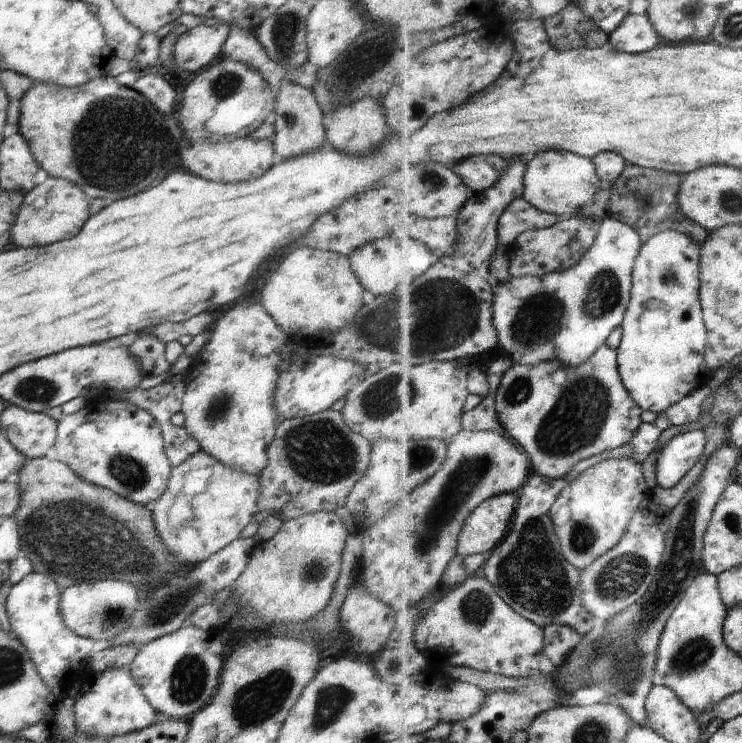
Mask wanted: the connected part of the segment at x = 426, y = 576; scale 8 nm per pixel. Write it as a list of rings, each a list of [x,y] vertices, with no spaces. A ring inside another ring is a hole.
[[[464,430],[450,444],[450,460],[445,462],[440,472],[437,472],[426,484],[418,487],[413,494],[413,500],[404,497],[395,504],[394,509],[386,511],[382,520],[370,525],[364,532],[363,551],[360,562],[364,564],[362,570],[363,586],[379,601],[393,608],[395,612],[404,609],[414,609],[432,592],[438,584],[442,584],[446,570],[450,563],[457,558],[461,536],[465,530],[470,515],[488,499],[506,493],[521,493],[527,484],[530,470],[530,455],[512,437],[504,436],[499,432]]]

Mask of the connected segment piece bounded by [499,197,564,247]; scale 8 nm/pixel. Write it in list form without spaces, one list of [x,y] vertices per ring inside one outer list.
[[[518,197],[502,215],[499,235],[502,246],[511,246],[525,232],[553,227],[564,218],[556,213],[548,213],[535,207],[526,197]]]

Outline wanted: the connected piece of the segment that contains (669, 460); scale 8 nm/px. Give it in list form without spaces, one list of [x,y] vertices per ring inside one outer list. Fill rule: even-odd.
[[[702,429],[673,438],[659,454],[659,484],[664,488],[678,486],[703,454],[705,444]]]

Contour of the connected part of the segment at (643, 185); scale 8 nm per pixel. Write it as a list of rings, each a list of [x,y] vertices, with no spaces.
[[[629,163],[624,174],[611,184],[613,189],[612,198],[612,216],[618,220],[625,221],[626,224],[632,225],[639,233],[644,243],[647,243],[654,236],[667,230],[680,230],[686,232],[701,246],[709,239],[710,230],[694,222],[689,216],[686,216],[681,205],[681,188],[684,182],[684,176],[680,173],[671,173],[660,169],[649,169]]]

